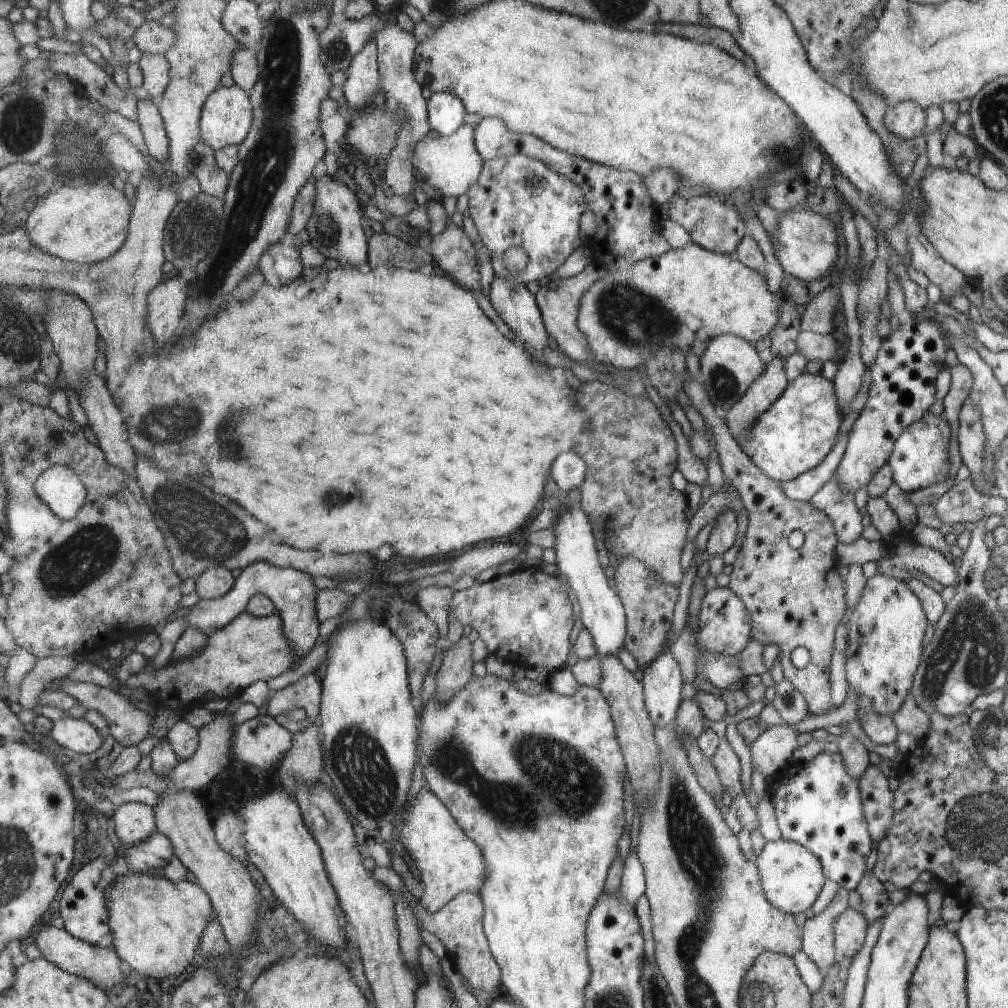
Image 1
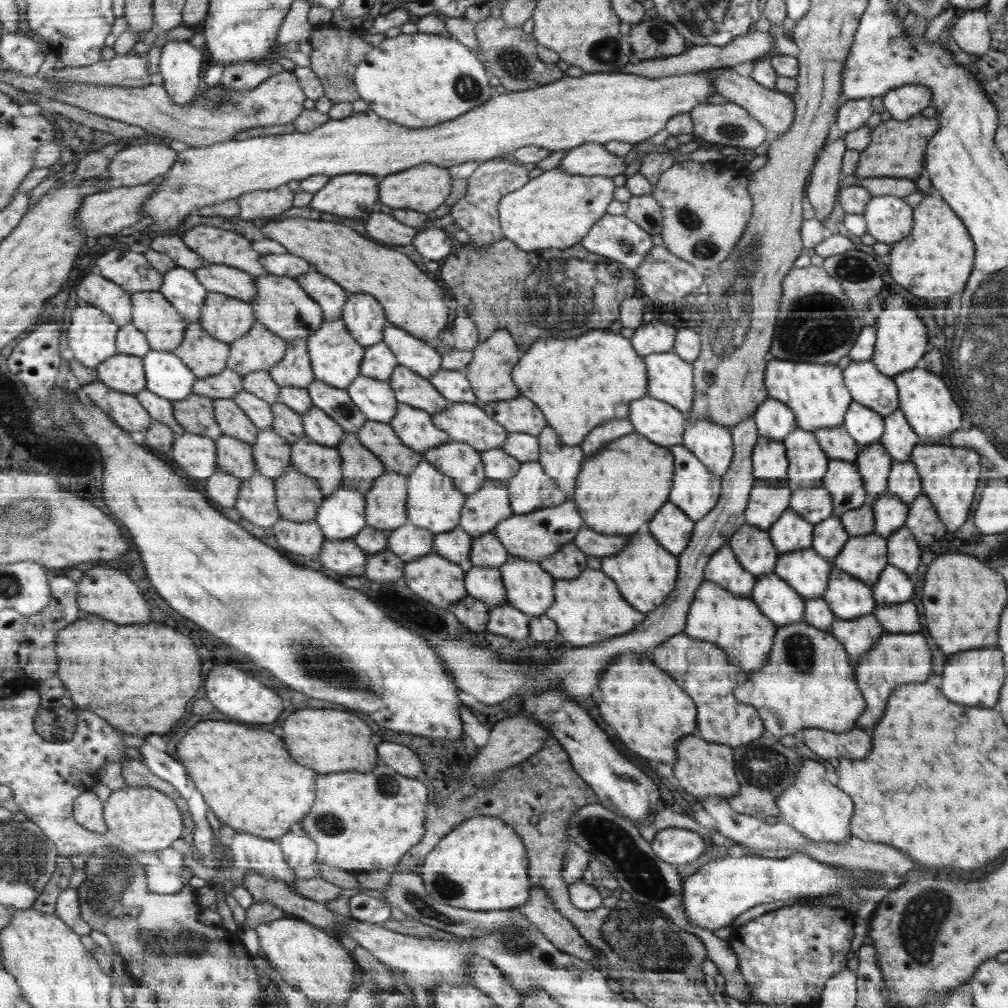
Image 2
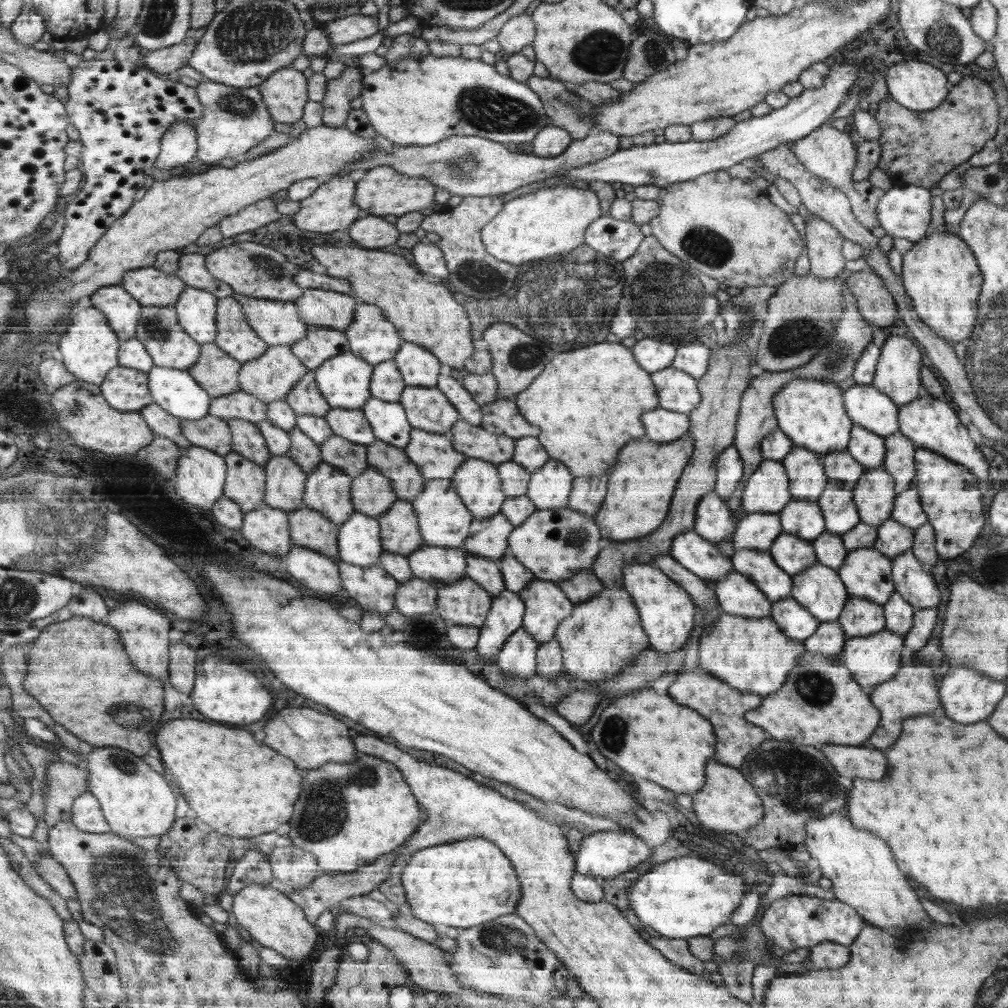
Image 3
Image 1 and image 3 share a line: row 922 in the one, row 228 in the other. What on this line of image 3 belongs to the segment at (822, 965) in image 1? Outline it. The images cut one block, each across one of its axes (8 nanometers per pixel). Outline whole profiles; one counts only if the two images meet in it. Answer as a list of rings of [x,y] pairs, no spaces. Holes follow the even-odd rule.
[[[810,214],[805,220],[809,272],[822,280],[834,280],[844,268],[844,256],[840,254],[844,237],[836,227],[824,219]]]

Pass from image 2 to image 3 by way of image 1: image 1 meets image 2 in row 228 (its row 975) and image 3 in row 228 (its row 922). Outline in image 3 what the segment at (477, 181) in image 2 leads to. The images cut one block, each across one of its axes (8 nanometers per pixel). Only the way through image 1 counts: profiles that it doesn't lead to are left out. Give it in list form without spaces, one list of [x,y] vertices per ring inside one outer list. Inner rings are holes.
[[[503,195],[463,197],[456,207],[434,212],[425,216],[420,223],[423,230],[439,236],[436,245],[444,251],[444,258],[448,263],[449,276],[446,282],[465,296],[482,300],[499,298],[513,289],[514,280],[520,276],[518,272],[522,268],[494,258],[488,254],[481,241],[482,227],[500,212],[504,203]]]

